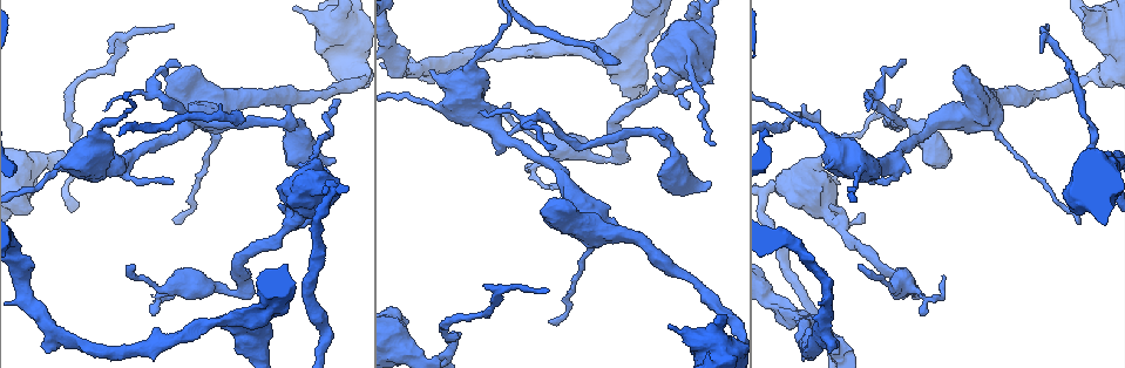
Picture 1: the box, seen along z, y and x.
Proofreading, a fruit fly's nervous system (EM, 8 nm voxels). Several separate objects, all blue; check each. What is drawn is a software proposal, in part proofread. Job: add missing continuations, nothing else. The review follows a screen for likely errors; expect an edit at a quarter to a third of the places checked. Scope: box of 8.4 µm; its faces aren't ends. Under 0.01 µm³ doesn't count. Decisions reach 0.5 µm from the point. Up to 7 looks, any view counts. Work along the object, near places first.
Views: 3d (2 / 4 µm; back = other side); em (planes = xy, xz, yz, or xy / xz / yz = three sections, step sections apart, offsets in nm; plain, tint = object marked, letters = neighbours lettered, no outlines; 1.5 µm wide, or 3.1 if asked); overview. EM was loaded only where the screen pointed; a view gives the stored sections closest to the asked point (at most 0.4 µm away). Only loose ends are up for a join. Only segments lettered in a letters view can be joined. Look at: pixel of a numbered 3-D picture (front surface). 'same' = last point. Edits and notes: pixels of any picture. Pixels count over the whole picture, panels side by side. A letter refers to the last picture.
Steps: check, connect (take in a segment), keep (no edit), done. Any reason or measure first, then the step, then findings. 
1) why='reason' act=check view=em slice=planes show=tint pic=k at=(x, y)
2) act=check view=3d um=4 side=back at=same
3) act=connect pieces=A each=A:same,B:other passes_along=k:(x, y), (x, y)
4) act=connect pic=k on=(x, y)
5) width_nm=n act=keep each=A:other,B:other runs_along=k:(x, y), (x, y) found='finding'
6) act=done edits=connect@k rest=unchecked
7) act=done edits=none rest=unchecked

why='stops while still wide' act=check view=em slice=planes show=letters pic=1 at=(55, 168)

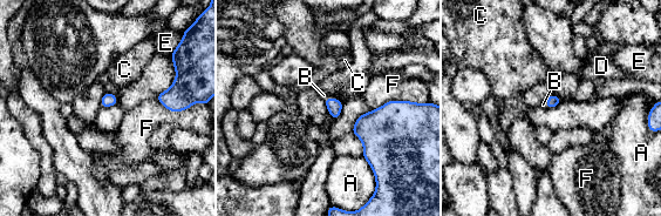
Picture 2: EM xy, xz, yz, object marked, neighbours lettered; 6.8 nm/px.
act=connect pieces=B each=A:other,B:same,C:other,D:other,E:other,F:other passes_along=2:(334, 107), (331, 98), (324, 95) found='it goes on there'

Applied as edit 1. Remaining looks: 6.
act=check view=3d um=4 pic=1 at=(332, 157)

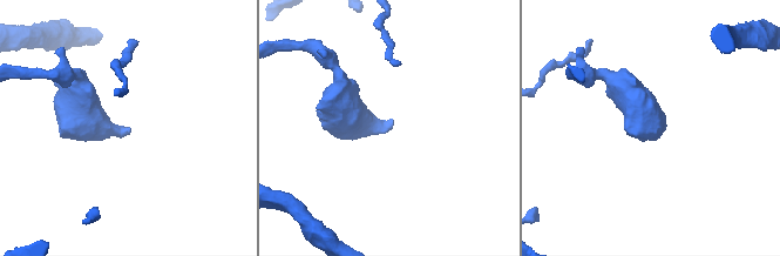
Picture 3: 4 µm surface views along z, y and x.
act=check view=em slice=xy step=4 show=tint pic=3 at=(129, 127)

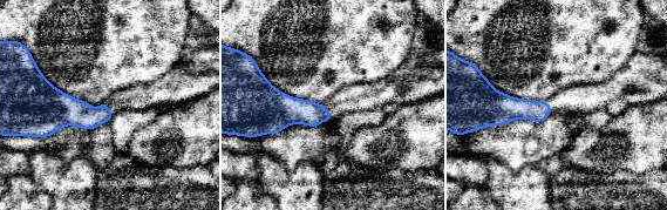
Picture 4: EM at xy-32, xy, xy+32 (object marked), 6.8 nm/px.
act=check view=em slice=yz step=8 show=letters at=same

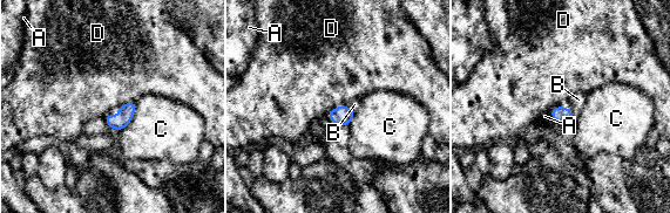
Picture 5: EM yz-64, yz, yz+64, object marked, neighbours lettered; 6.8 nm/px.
act=connect pieces=B each=A:other,B:same,C:other,D:other passes_along=5:(343, 115), (351, 110), (354, 104) found='the neuron continues'

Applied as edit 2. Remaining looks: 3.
act=done edits=connect@2,connect@5 rest=unchecked

